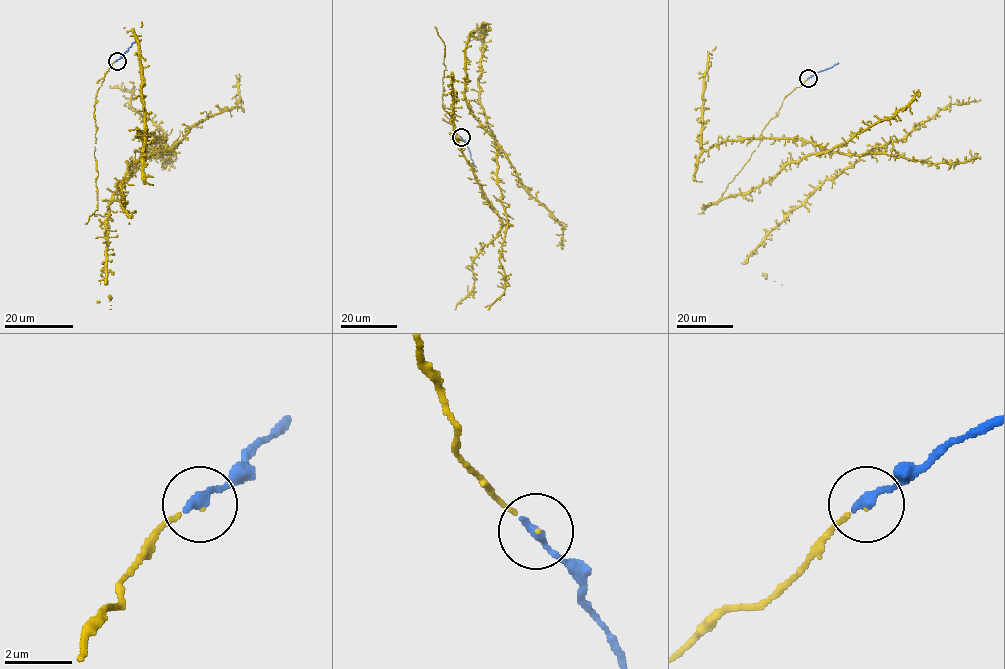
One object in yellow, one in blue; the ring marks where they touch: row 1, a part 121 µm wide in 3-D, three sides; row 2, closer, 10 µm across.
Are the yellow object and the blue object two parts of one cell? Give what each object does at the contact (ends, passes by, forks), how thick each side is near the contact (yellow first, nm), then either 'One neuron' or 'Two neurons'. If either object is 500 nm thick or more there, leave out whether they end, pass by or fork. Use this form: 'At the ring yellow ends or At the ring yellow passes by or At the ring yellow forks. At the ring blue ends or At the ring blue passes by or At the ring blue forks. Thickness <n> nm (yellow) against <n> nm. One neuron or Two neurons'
At the ring yellow ends. At the ring blue ends. Thickness 60 nm (yellow) against 320 nm. One neuron

